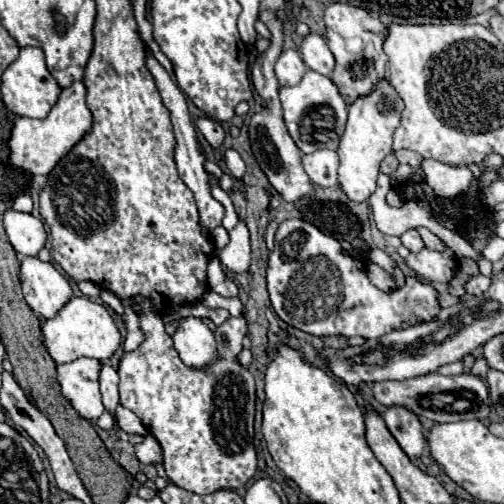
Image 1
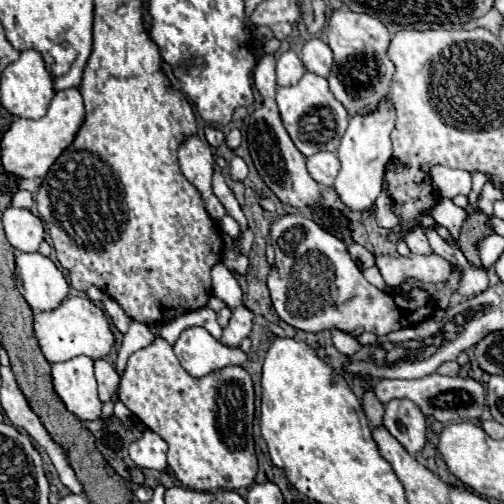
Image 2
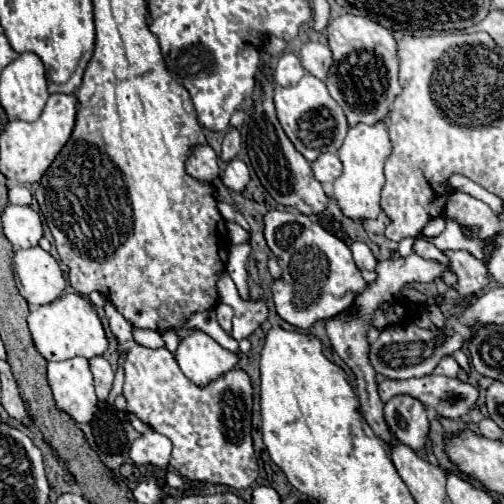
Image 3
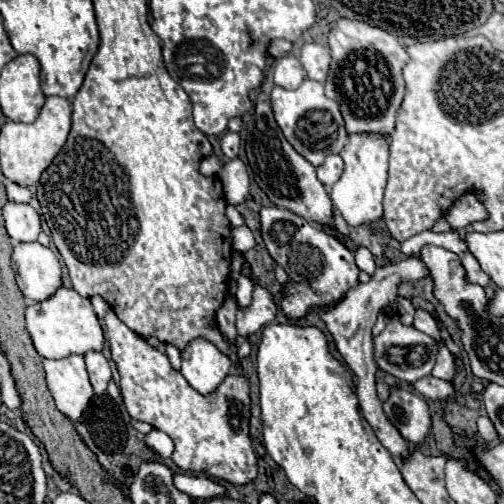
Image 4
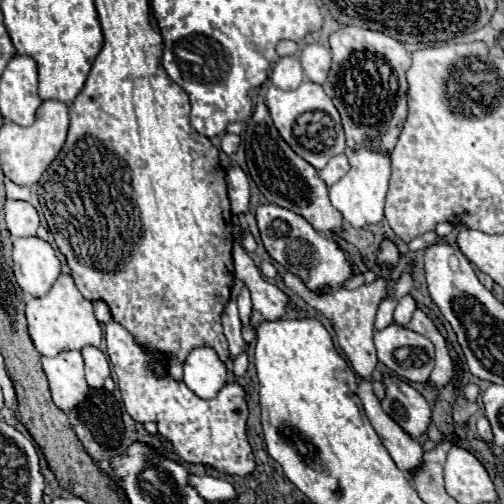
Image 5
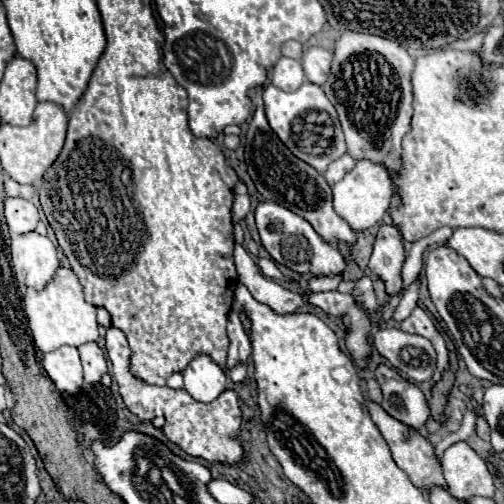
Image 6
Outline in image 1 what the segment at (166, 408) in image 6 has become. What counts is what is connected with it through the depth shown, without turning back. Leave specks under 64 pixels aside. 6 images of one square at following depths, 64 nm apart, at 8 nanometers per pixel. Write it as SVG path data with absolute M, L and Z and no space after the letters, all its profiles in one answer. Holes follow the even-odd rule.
M102 290L102 292L100 292L100 298L102 298L102 302L104 302L104 304L108 304L110 308L114 308L118 314L122 314L122 316L124 316L124 310L122 310L120 298L118 298L114 292L110 292L110 290ZM134 296L134 304L140 306L138 318L144 332L144 342L136 350L124 354L120 360L120 404L132 410L142 420L146 430L160 442L164 454L162 466L176 486L204 496L222 488L230 490L248 484L256 474L256 450L252 444L256 392L254 376L236 358L242 350L242 338L248 332L246 320L240 316L228 318L224 324L220 324L214 332L218 346L216 358L206 368L192 368L180 360L172 346L172 338L164 332L162 318L152 308L152 302L144 296Z

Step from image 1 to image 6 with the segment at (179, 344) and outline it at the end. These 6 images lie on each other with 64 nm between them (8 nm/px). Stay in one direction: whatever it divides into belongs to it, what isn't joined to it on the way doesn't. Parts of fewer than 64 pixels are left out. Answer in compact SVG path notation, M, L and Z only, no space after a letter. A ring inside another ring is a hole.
M198 354L184 370L184 388L192 398L212 402L226 390L226 374L208 354Z

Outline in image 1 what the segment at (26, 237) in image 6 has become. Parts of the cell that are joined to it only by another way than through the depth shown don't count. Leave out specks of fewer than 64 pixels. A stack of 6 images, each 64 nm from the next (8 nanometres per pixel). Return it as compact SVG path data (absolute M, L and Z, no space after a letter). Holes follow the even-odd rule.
M22 258L20 282L28 306L42 318L54 318L72 298L68 280L52 266L38 258Z

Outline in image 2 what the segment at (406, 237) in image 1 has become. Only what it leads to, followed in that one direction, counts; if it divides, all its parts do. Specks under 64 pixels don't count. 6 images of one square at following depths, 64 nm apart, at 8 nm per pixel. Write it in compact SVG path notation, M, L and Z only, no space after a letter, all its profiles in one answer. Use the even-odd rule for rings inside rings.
M412 228L406 232L404 236L404 242L408 244L408 248L414 252L414 254L430 254L430 246L428 246L428 240L422 232L422 228Z

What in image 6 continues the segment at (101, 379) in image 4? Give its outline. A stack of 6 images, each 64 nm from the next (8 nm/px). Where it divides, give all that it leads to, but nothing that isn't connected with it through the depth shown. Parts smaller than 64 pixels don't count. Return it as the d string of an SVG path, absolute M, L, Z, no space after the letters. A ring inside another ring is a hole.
M96 342L82 344L78 348L78 352L82 358L82 366L84 366L84 380L88 384L100 384L100 378L108 372L104 352L98 348Z

